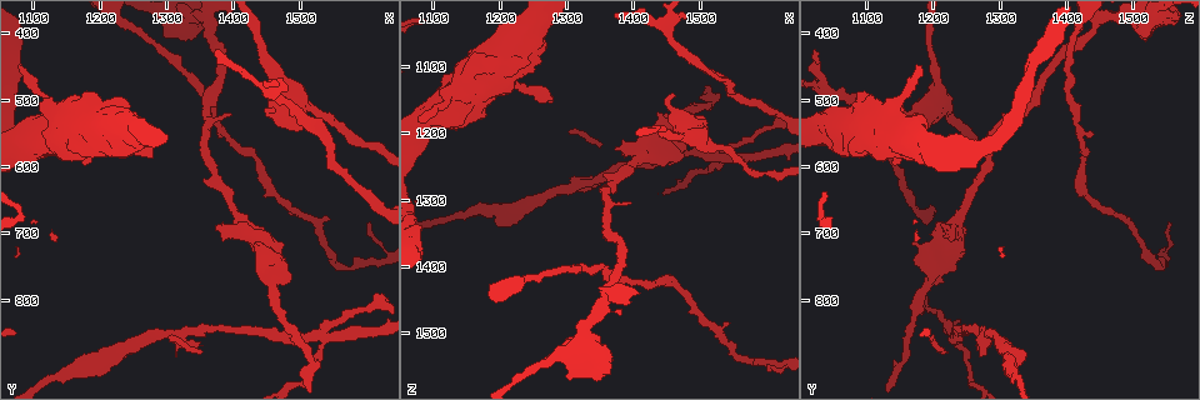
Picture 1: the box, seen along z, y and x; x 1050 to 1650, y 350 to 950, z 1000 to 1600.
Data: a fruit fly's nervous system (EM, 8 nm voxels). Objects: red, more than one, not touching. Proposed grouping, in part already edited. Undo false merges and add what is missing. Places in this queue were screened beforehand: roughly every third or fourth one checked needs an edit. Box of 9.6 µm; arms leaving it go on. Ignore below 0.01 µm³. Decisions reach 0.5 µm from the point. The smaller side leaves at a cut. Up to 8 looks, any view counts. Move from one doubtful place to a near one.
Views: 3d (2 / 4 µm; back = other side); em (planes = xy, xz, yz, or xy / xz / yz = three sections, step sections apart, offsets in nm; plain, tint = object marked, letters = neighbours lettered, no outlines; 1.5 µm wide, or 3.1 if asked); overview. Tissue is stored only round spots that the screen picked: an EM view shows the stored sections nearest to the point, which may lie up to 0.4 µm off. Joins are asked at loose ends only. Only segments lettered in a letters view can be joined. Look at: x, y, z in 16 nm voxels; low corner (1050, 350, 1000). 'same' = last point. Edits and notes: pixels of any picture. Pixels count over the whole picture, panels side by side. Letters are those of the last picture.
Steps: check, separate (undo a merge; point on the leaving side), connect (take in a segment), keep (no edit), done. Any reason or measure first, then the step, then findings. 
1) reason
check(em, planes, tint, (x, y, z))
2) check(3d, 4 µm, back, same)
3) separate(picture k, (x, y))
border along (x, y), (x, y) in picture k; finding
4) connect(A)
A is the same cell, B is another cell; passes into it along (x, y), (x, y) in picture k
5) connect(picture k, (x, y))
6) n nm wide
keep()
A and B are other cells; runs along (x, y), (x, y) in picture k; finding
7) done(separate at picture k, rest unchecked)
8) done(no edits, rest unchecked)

abrupt turn
check(3d, 4 µm, (1535, 855, 1235))

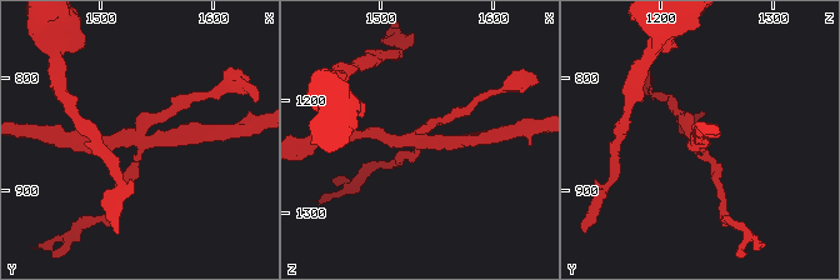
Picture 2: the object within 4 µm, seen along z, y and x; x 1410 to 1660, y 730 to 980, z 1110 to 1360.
4 arms
check(em, planes, plain, (1534, 854, 1234))

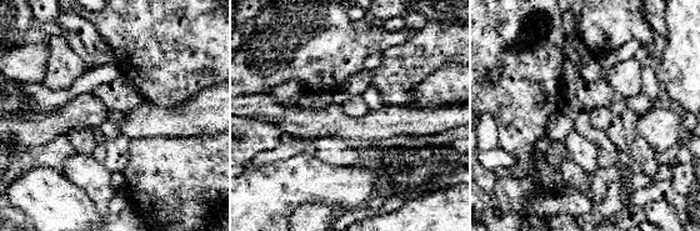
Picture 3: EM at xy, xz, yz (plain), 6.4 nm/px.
see the neighbours
check(em, planes, letters, same)

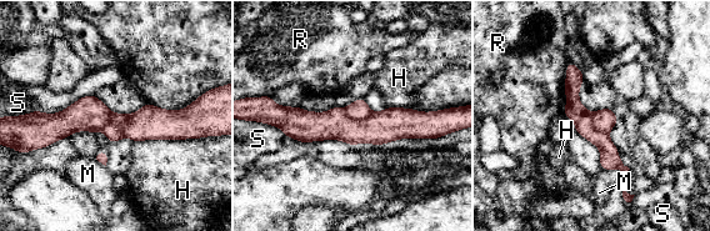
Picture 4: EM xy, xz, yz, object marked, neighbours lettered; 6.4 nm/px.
separate(picture 4, (358, 110))
H, M, R and S are other cells; the part that leaves runs along (570, 66), (574, 110), (620, 166) in picture 4; two neurons meet here

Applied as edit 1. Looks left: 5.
free end
check(em, planes, tint, (1460, 510, 1140))

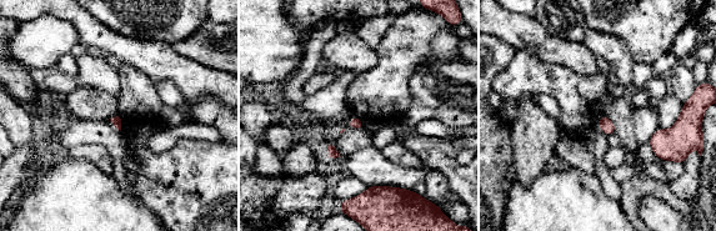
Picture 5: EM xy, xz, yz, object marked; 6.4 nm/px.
what lies round it
check(em, planes, letters, same)

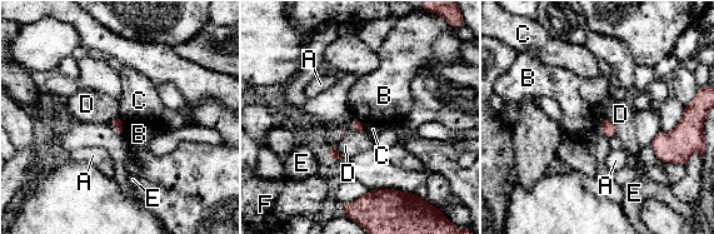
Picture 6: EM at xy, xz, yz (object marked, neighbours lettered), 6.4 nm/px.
keep()
A, B, C, D, E and F are other cells; none of them fits

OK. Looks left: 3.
abrupt turn
check(3d, 4 µm, back, (1620, 740, 1545))

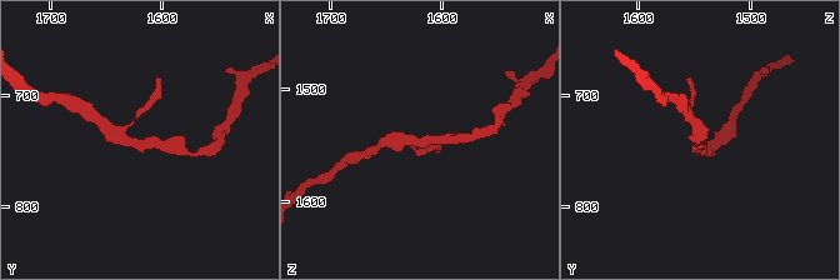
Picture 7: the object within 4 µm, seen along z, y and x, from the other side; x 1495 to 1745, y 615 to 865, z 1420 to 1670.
check(em, xy, step 8, tint, (1622, 744, 1544))

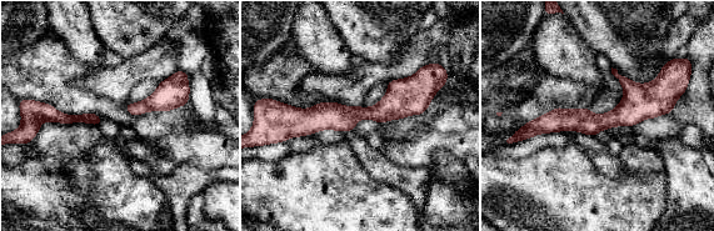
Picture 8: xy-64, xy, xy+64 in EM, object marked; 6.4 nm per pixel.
cut it another way
check(em, planes, letters, same)

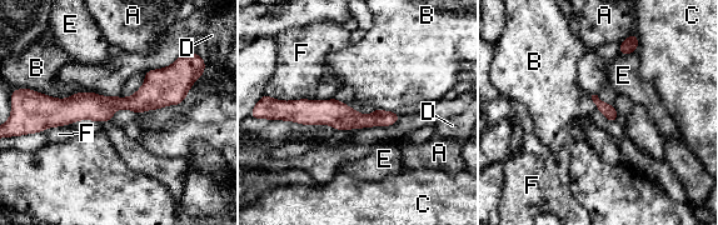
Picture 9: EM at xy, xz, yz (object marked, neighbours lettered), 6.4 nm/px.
keep()
A, B, C, D, E and F are other cells; runs along (188, 84), (43, 116) in picture 9; all the same neuron

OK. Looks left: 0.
done(separate at picture 4, rest unchecked)

